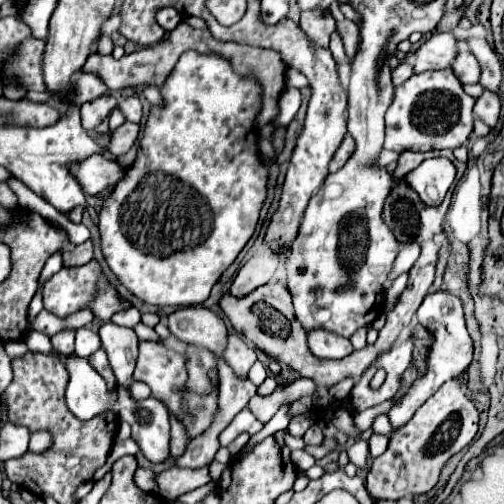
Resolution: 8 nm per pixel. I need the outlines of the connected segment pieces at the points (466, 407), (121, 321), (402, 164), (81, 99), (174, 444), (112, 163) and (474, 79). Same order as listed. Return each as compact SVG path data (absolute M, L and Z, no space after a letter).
M446 381L442 389L438 389L420 409L416 409L414 417L402 425L402 429L394 429L390 433L388 449L372 459L366 477L366 489L372 499L388 499L398 501L402 497L414 497L428 493L438 483L438 473L442 465L456 453L460 453L478 431L478 409L464 395L460 381Z
M132 307L132 309L128 309L128 311L120 311L120 313L116 313L112 319L110 319L112 323L116 323L116 325L122 325L122 327L136 327L138 323L140 323L140 311L136 309L136 307Z
M406 151L406 153L402 153L400 155L400 159L398 159L398 167L396 167L396 171L394 171L394 177L396 179L402 179L408 171L412 171L424 161L424 159L428 159L428 157L438 157L438 155L442 155L440 151L428 151L428 153L414 153L414 151Z
M80 73L76 77L76 81L74 81L74 91L76 91L74 101L78 105L86 103L90 99L96 99L96 97L100 97L104 93L108 93L106 83L98 75L94 75L94 73Z
M172 417L170 423L172 423L172 431L170 431L170 457L178 457L186 449L186 445L188 445L188 435L184 433L186 429L182 427L182 423L176 417Z
M92 155L92 157L88 157L86 161L82 161L82 165L80 165L80 163L74 165L74 175L78 177L78 181L80 181L80 185L82 185L82 189L84 189L86 193L98 195L98 193L104 191L106 187L118 185L118 181L126 175L126 169L130 169L130 167L124 167L124 165L118 163L116 159L106 159L104 155Z
M460 51L452 69L464 85L480 83L480 65L478 65L478 59L470 51Z

